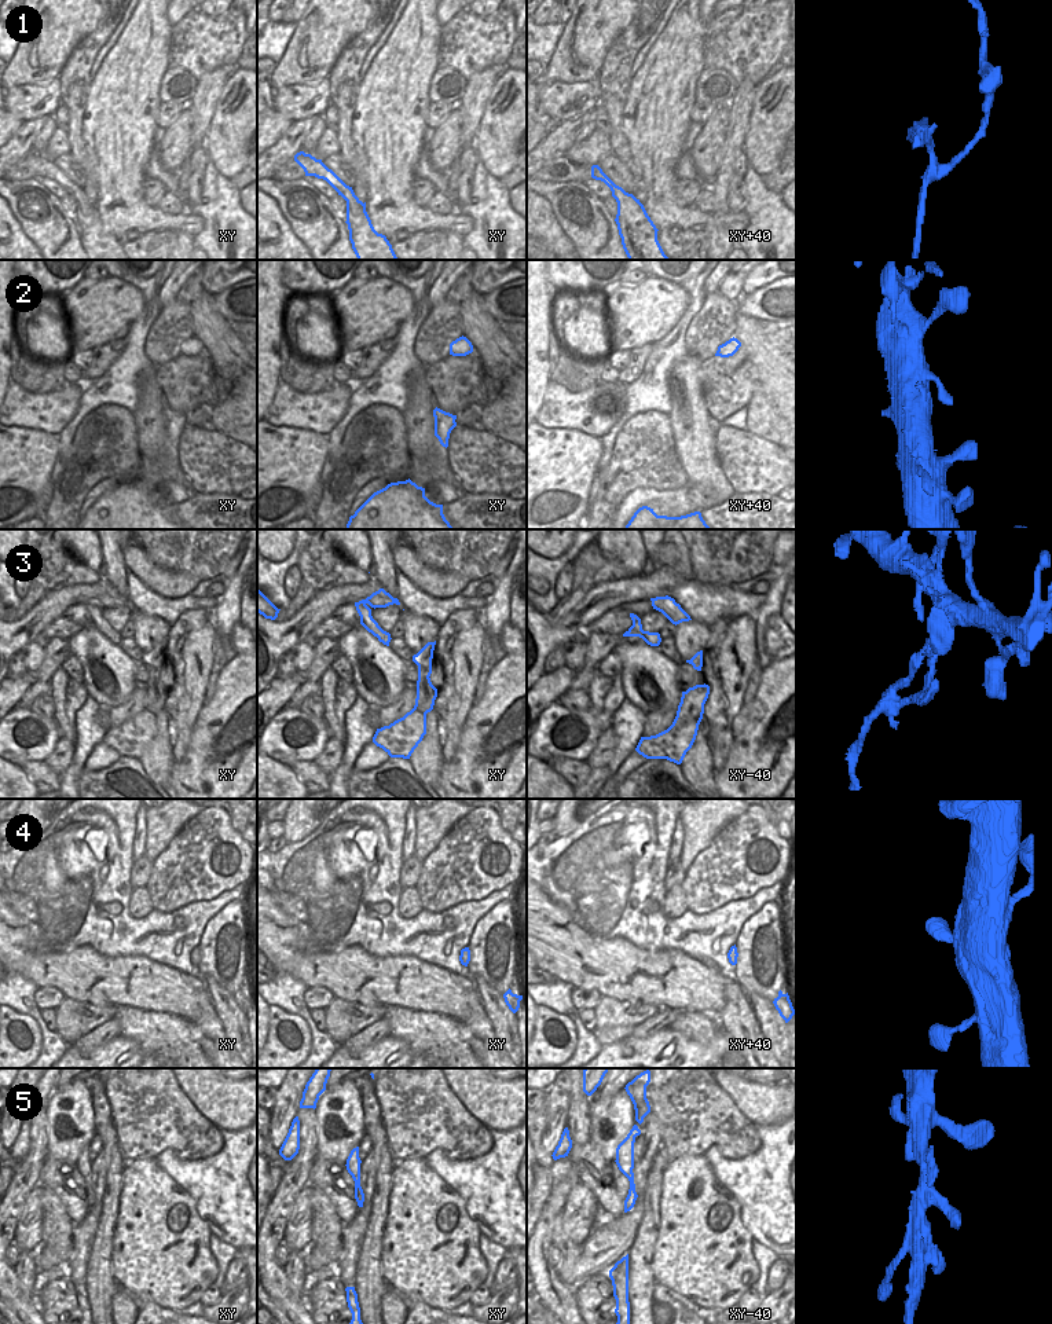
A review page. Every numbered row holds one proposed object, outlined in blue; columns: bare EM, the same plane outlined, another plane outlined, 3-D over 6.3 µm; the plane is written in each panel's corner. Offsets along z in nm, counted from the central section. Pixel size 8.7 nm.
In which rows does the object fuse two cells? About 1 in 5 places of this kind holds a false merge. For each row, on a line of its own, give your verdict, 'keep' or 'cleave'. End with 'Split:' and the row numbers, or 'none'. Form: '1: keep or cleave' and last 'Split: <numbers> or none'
1: cleave
2: keep
3: cleave
4: keep
5: keep
Split: 1, 3

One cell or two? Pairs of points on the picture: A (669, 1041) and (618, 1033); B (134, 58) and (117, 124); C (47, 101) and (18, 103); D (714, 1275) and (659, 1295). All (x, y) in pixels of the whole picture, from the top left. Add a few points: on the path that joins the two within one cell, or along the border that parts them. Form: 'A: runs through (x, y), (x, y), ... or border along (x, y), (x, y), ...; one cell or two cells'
A: border along (630, 1034), (604, 1045); two cells
B: runs through (129, 74), (121, 107); one cell
C: runs through (40, 99), (25, 102); one cell
D: border along (656, 1282), (686, 1297), (699, 1306); two cells

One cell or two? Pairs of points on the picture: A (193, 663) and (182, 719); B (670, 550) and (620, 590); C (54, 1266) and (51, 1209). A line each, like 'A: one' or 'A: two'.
A: one
B: two
C: one

